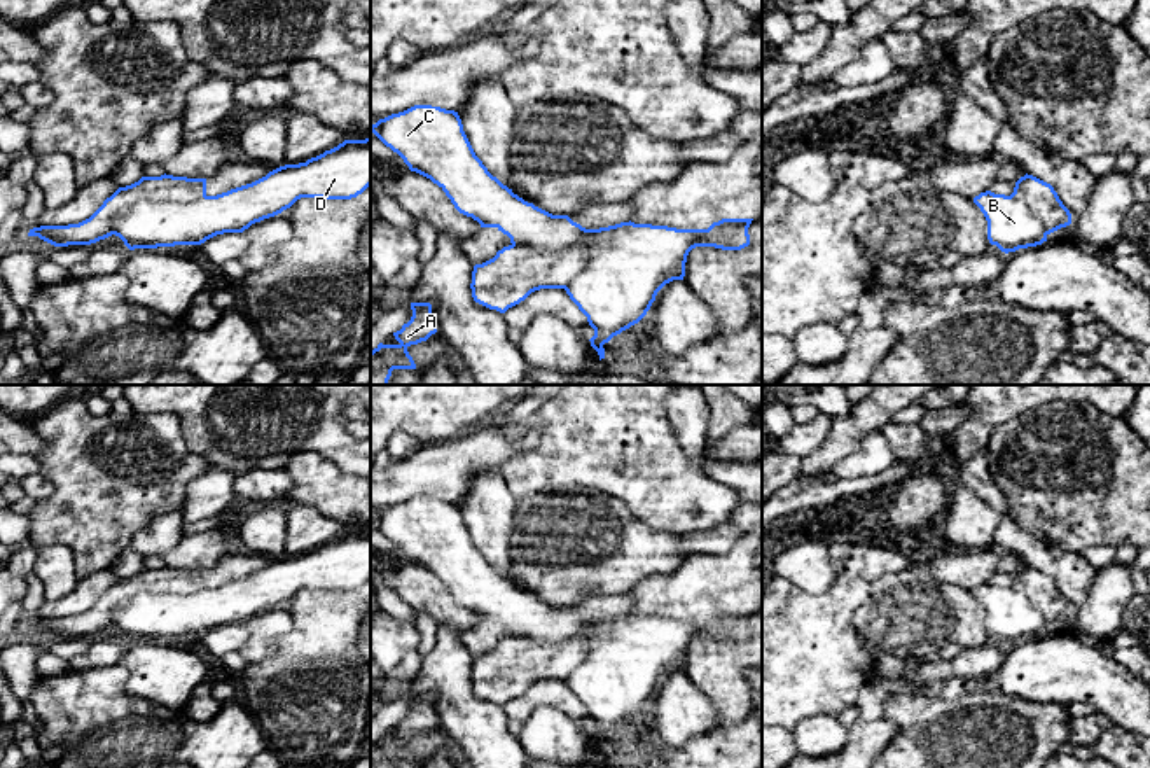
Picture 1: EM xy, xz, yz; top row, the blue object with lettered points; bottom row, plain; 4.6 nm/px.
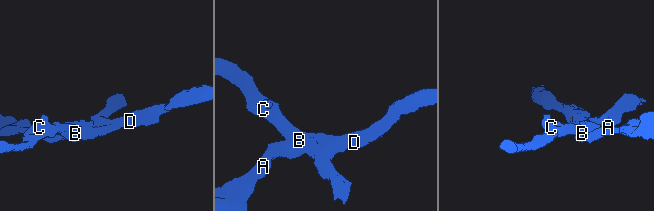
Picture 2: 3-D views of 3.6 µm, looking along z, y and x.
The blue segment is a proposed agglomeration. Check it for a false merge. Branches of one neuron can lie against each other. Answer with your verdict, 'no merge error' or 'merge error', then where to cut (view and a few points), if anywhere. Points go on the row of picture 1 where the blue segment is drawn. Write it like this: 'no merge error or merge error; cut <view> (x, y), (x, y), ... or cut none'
merge error; cut xz (512, 244), (532, 251), (581, 247), (586, 252), (588, 263)

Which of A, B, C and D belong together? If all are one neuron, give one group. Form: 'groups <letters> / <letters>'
groups A / B C D

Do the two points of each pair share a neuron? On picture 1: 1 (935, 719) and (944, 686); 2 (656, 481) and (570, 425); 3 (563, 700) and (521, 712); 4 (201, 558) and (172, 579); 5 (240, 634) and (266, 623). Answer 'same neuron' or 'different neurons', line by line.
1: different neurons
2: same neuron
3: same neuron
4: different neurons
5: different neurons

